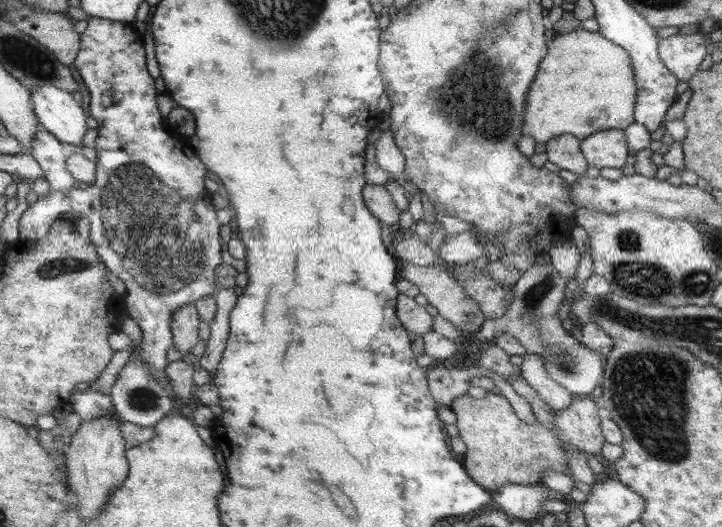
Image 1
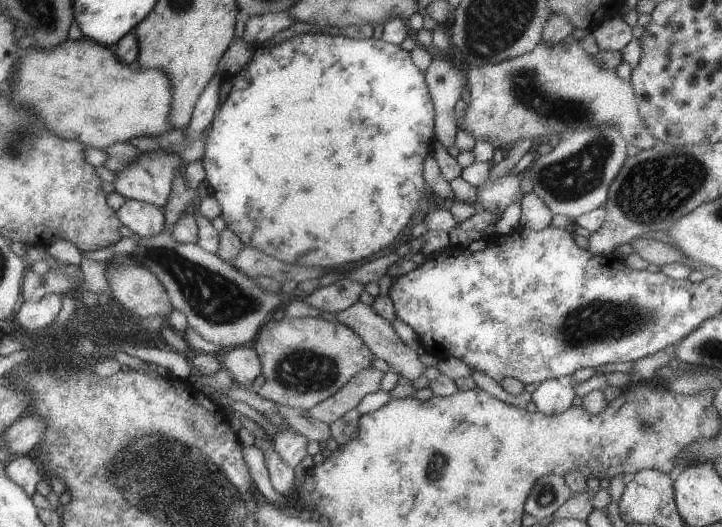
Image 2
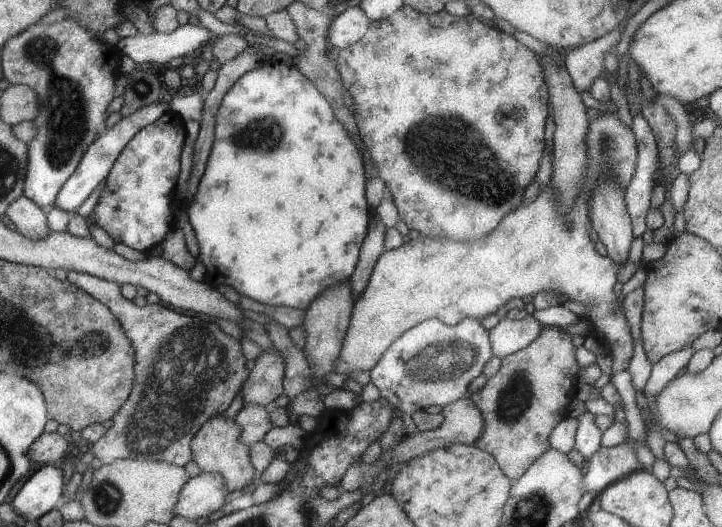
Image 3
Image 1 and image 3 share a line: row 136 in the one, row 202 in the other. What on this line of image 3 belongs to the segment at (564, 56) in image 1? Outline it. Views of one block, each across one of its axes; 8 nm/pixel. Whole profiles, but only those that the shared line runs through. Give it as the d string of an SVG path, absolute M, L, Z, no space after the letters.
M606 112L590 126L587 136L587 155L589 170L585 186L579 193L575 206L569 213L557 212L557 191L549 185L527 205L516 208L504 216L497 227L488 235L474 241L453 241L452 239L430 238L420 235L419 239L410 239L400 248L385 250L374 267L372 276L361 297L353 304L352 319L346 331L344 344L334 367L335 372L344 374L354 371L368 371L377 366L379 361L395 341L406 331L424 323L428 319L444 320L447 325L460 323L466 317L483 319L494 314L501 306L506 306L510 299L522 299L536 296L542 291L552 291L559 295L566 294L572 301L589 306L585 320L592 326L593 334L598 334L605 342L613 358L612 374L627 370L634 352L634 342L630 335L630 326L624 316L624 308L618 294L616 274L624 266L610 257L602 257L594 249L589 232L592 229L589 217L589 196L602 175L612 173L619 185L626 185L636 172L638 147L632 129L626 128L613 112Z

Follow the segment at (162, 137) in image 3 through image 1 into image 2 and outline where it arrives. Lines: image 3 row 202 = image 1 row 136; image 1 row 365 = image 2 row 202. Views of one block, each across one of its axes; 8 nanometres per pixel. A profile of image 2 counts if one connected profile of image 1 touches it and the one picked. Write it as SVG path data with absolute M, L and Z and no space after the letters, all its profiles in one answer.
M144 153L136 163L116 175L116 192L128 199L164 208L169 203L175 171L183 165L175 153Z

